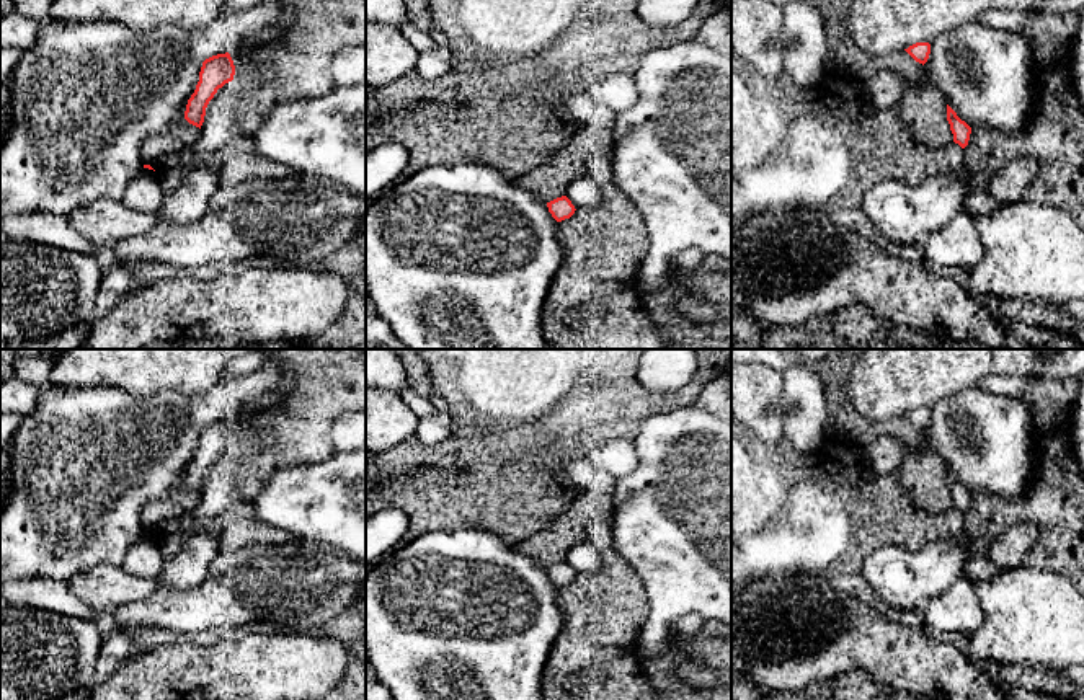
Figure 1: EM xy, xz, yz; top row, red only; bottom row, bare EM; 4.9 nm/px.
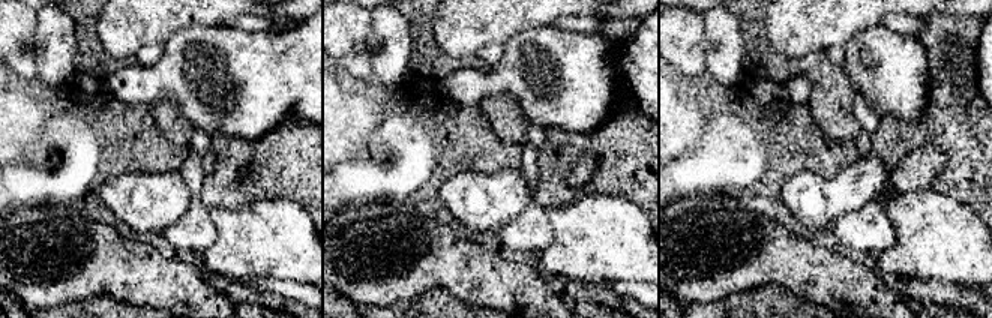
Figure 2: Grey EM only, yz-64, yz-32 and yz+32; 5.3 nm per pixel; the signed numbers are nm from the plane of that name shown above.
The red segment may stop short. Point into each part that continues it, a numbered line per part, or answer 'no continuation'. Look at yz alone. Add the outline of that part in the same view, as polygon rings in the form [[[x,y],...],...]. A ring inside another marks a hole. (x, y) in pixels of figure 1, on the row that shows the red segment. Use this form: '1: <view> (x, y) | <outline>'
no continuation

